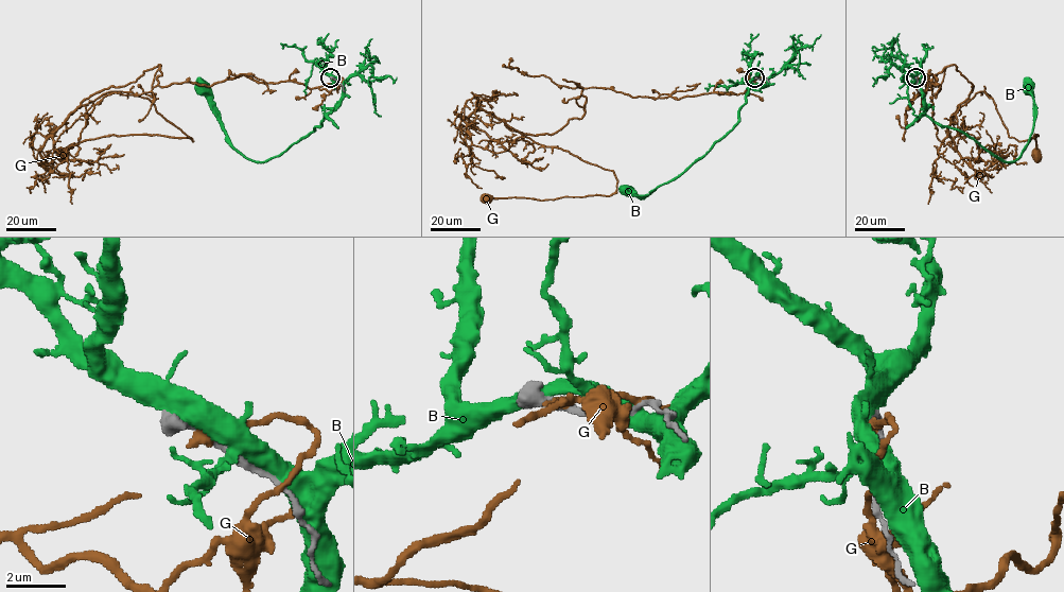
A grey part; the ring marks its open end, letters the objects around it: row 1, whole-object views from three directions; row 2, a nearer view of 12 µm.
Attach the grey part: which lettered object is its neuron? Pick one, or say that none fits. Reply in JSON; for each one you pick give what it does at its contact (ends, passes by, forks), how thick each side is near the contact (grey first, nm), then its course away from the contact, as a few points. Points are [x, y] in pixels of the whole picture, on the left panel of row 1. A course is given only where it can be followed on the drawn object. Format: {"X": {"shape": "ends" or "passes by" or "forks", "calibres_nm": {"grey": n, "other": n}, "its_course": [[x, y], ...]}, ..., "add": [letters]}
{"add": []}

